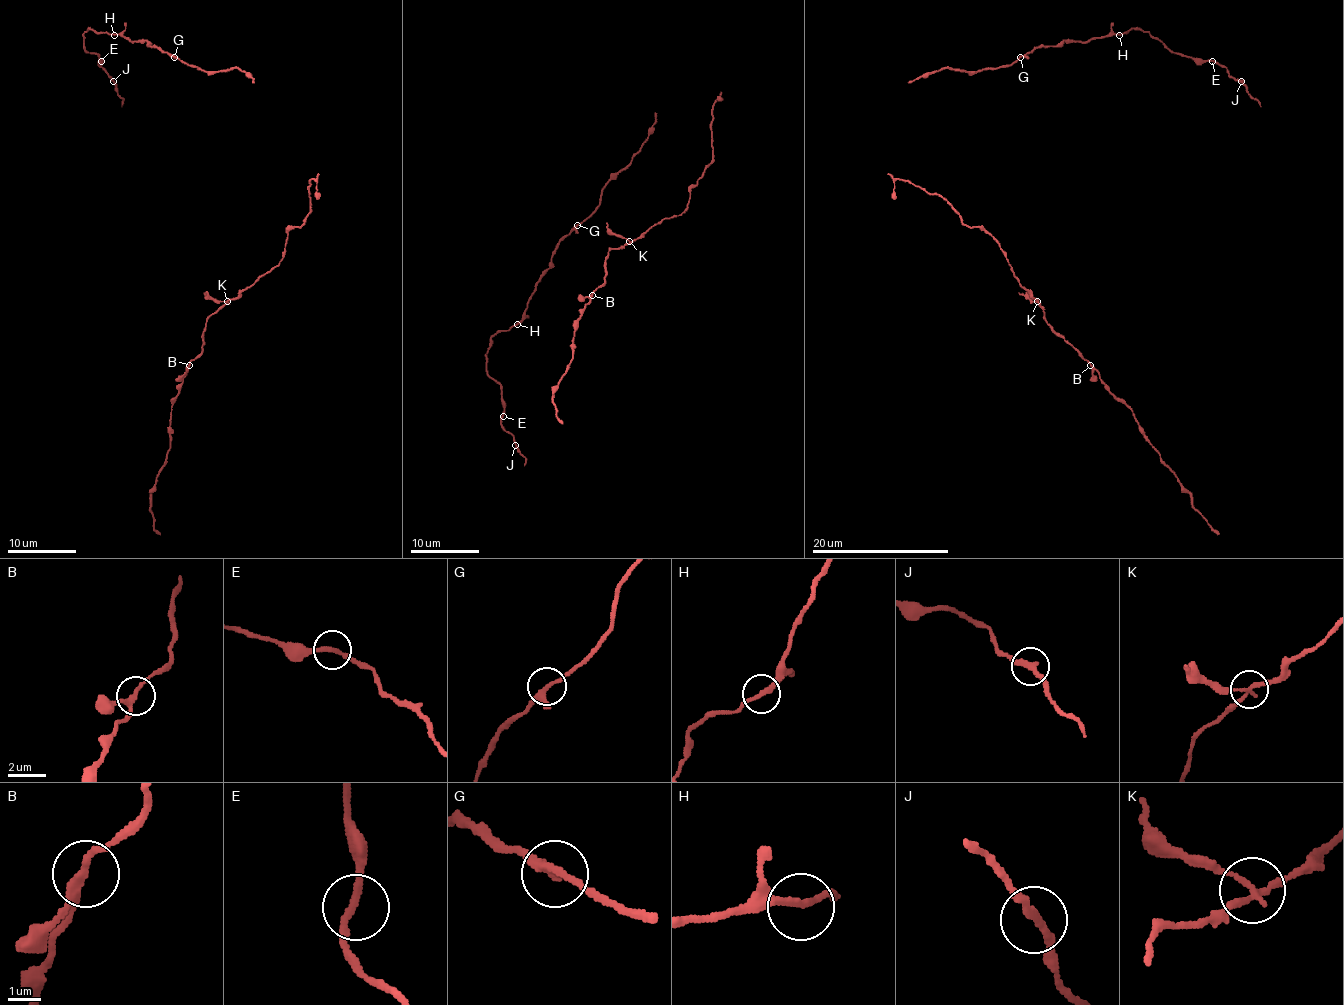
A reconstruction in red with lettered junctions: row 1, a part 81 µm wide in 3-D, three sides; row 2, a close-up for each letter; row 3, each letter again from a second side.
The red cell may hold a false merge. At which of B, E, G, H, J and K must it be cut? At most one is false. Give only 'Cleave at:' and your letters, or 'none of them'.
Cleave at: K

